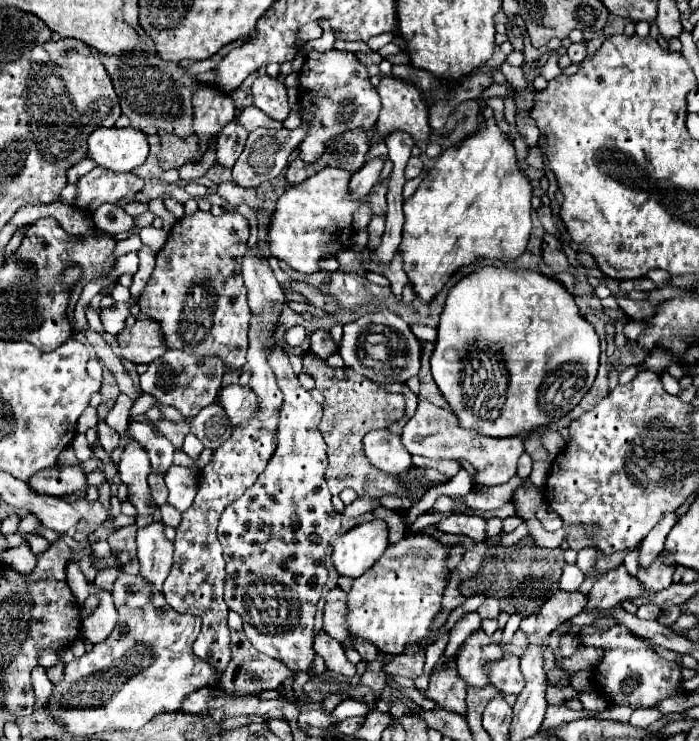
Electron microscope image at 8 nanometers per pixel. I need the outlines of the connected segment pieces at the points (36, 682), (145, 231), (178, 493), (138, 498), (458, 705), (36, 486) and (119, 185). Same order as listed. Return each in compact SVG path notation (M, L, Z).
M35 666L35 668L33 668L31 680L33 680L33 688L35 688L35 698L37 698L37 702L49 700L49 698L51 698L53 684L51 684L51 680L47 678L47 672L45 672L43 666Z
M147 226L147 228L141 228L139 232L143 244L151 246L155 252L161 250L161 246L165 244L165 238L167 238L167 232L165 228L153 228L153 226Z
M171 466L165 472L165 484L169 490L167 504L171 504L179 512L185 512L197 492L197 474L191 468Z
M131 440L119 460L119 478L129 488L129 502L137 508L139 514L153 514L155 502L147 488L147 476L151 472L151 462L147 450Z
M445 658L443 664L431 672L427 696L433 696L433 700L439 704L439 708L467 714L465 706L465 688L467 684L457 674L457 662L455 658Z
M53 466L49 470L41 470L41 474L35 474L29 484L39 494L61 498L83 490L87 486L87 474L81 466Z
M93 168L85 174L79 182L79 194L75 206L83 208L85 212L93 212L103 202L117 204L121 198L139 192L145 186L145 180L135 176L133 172L113 172L107 168Z

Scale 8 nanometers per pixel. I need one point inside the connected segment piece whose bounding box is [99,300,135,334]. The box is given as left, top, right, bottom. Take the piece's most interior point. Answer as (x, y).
(113, 318)

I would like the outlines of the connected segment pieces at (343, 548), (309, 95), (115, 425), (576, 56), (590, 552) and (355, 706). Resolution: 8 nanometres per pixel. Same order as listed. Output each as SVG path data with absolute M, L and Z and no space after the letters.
M373 518L357 524L349 532L341 534L333 544L333 564L341 576L359 578L369 570L377 558L389 546L389 528L381 518Z
M331 50L325 54L309 54L309 58L305 58L305 64L301 68L299 80L301 80L299 102L301 102L303 120L311 124L307 138L299 144L299 152L301 152L299 156L305 162L315 162L325 152L325 142L341 134L343 130L351 130L351 128L369 130L377 122L381 100L377 96L377 90L373 88L373 104L361 104L365 102L371 86L369 86L367 68L363 68L351 52Z
M119 394L113 410L107 414L105 422L111 430L115 430L119 436L125 436L125 430L127 430L127 422L129 422L129 410L133 406L133 400L125 394Z
M571 44L571 46L567 48L567 54L569 54L569 58L571 58L575 64L579 64L579 62L587 56L587 46L585 46L585 44Z
M593 546L583 548L583 550L577 554L577 566L579 566L579 570L581 570L581 572L589 572L589 568L595 566L595 562L597 562L599 556L601 556L601 552L599 552L597 548L593 548Z
M345 699L331 712L331 717L335 723L339 723L346 718L361 717L367 712L369 706L357 702L353 699Z

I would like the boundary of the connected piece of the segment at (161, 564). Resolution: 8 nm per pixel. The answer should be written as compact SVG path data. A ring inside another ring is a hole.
M151 522L137 530L137 558L141 564L141 576L157 590L163 590L163 582L173 562L173 542L165 538L163 522Z

